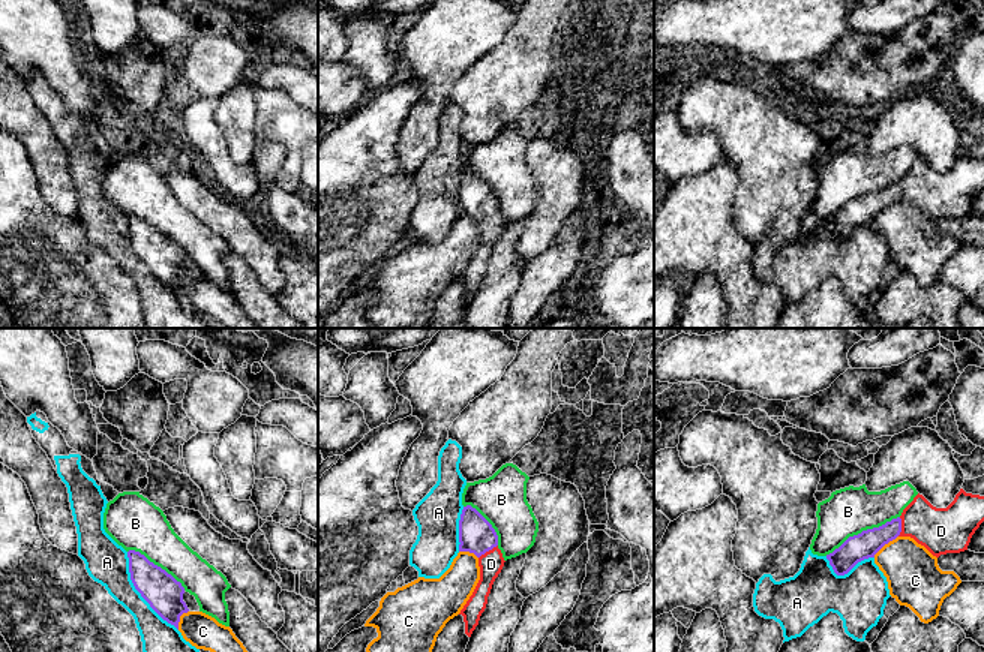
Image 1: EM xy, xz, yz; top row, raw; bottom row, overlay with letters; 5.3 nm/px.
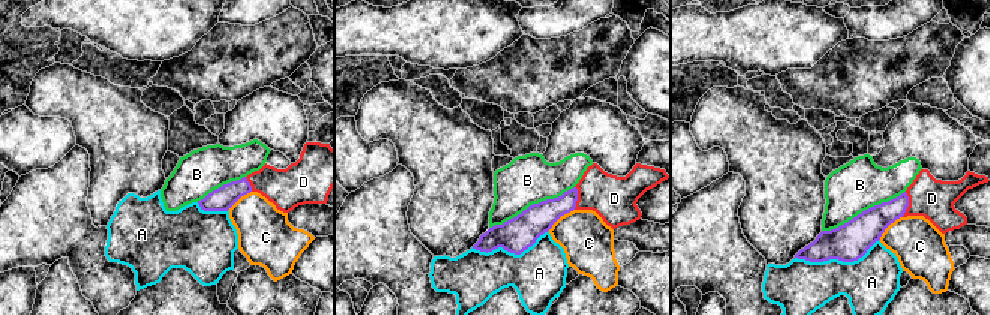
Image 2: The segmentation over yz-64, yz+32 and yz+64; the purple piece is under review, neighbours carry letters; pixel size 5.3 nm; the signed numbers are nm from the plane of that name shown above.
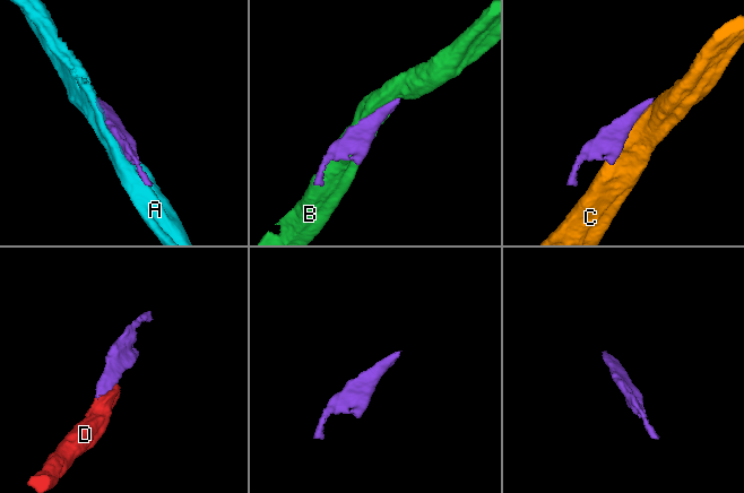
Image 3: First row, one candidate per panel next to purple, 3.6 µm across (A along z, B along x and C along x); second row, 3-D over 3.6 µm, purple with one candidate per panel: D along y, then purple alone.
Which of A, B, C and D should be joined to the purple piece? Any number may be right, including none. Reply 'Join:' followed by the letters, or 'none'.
Join: D

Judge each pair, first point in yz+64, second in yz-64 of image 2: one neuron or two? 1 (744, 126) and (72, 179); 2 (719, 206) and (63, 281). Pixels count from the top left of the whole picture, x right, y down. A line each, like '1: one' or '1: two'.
1: two
2: two

